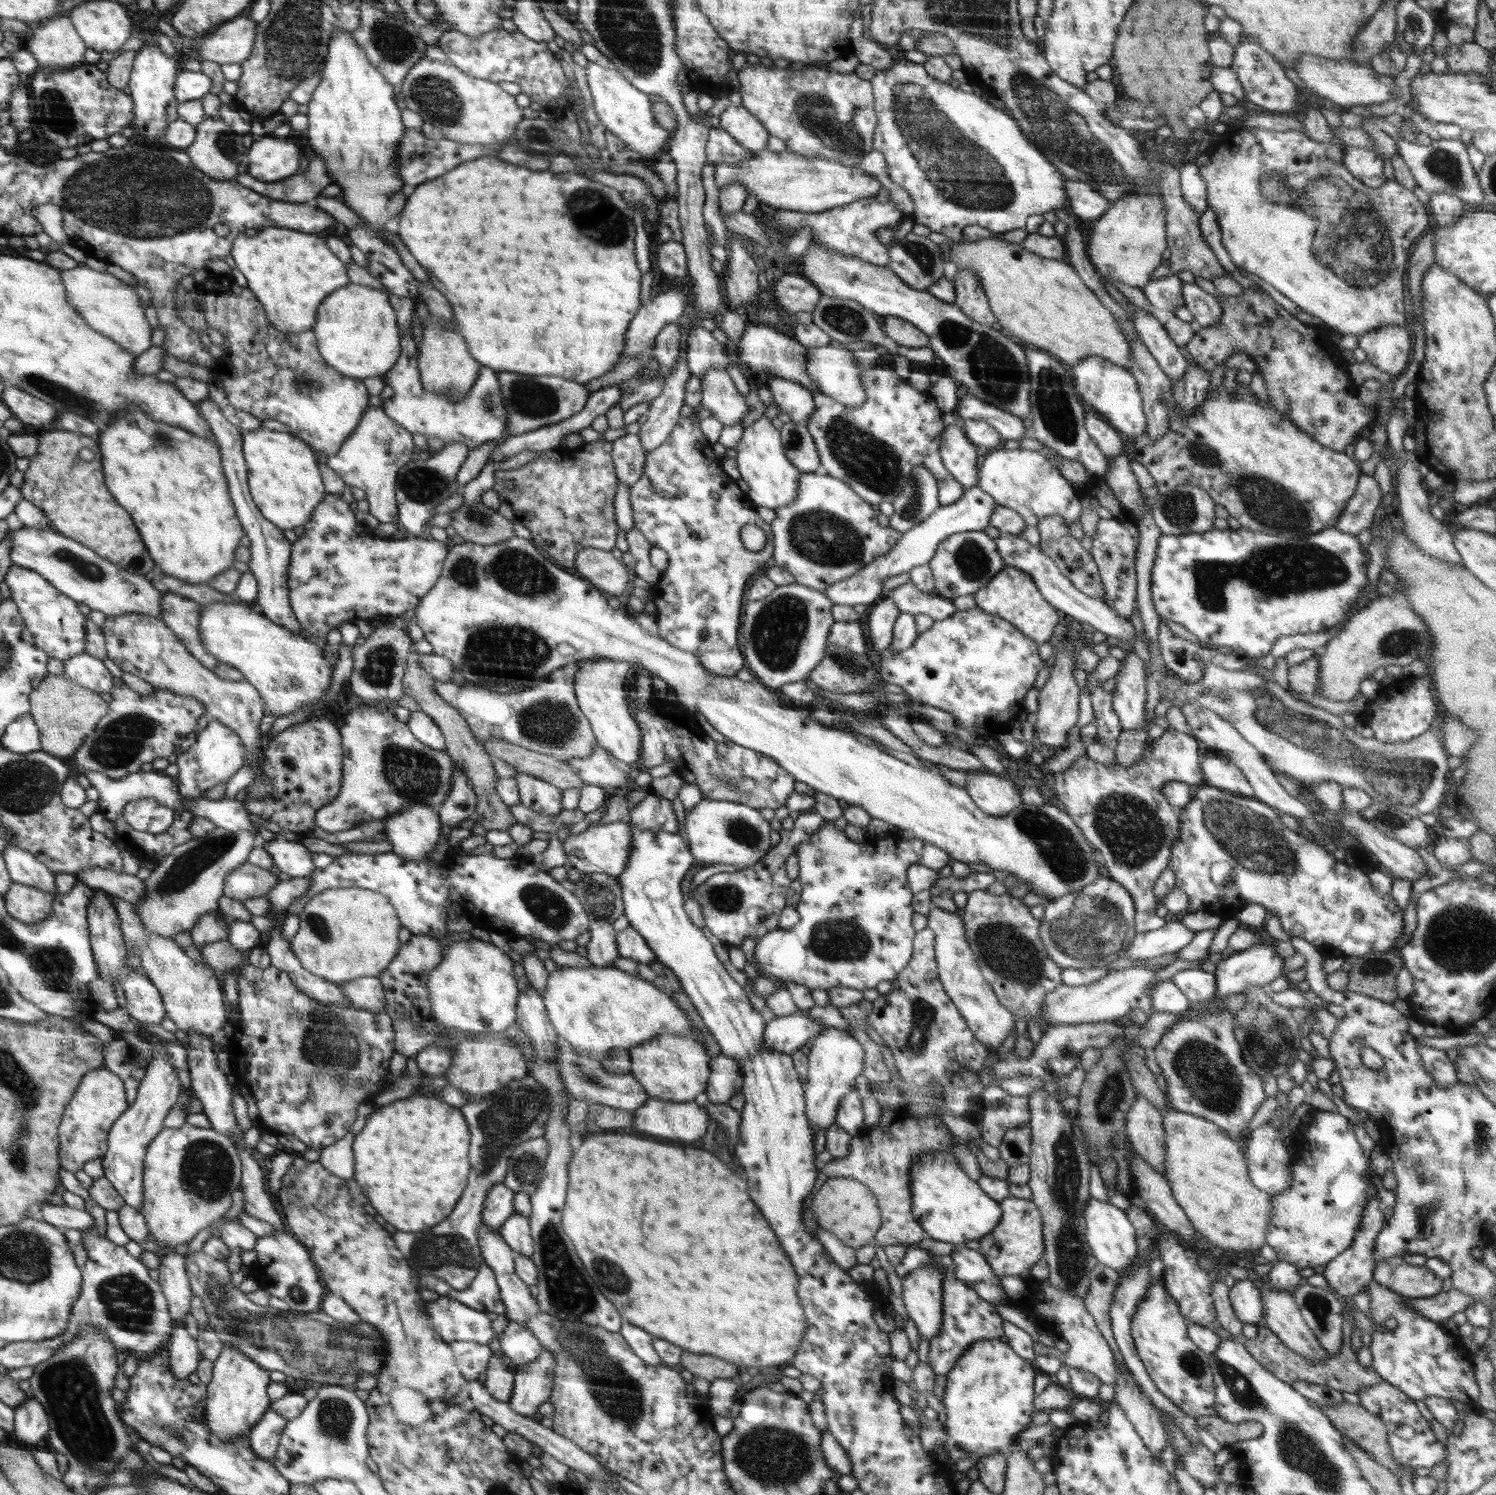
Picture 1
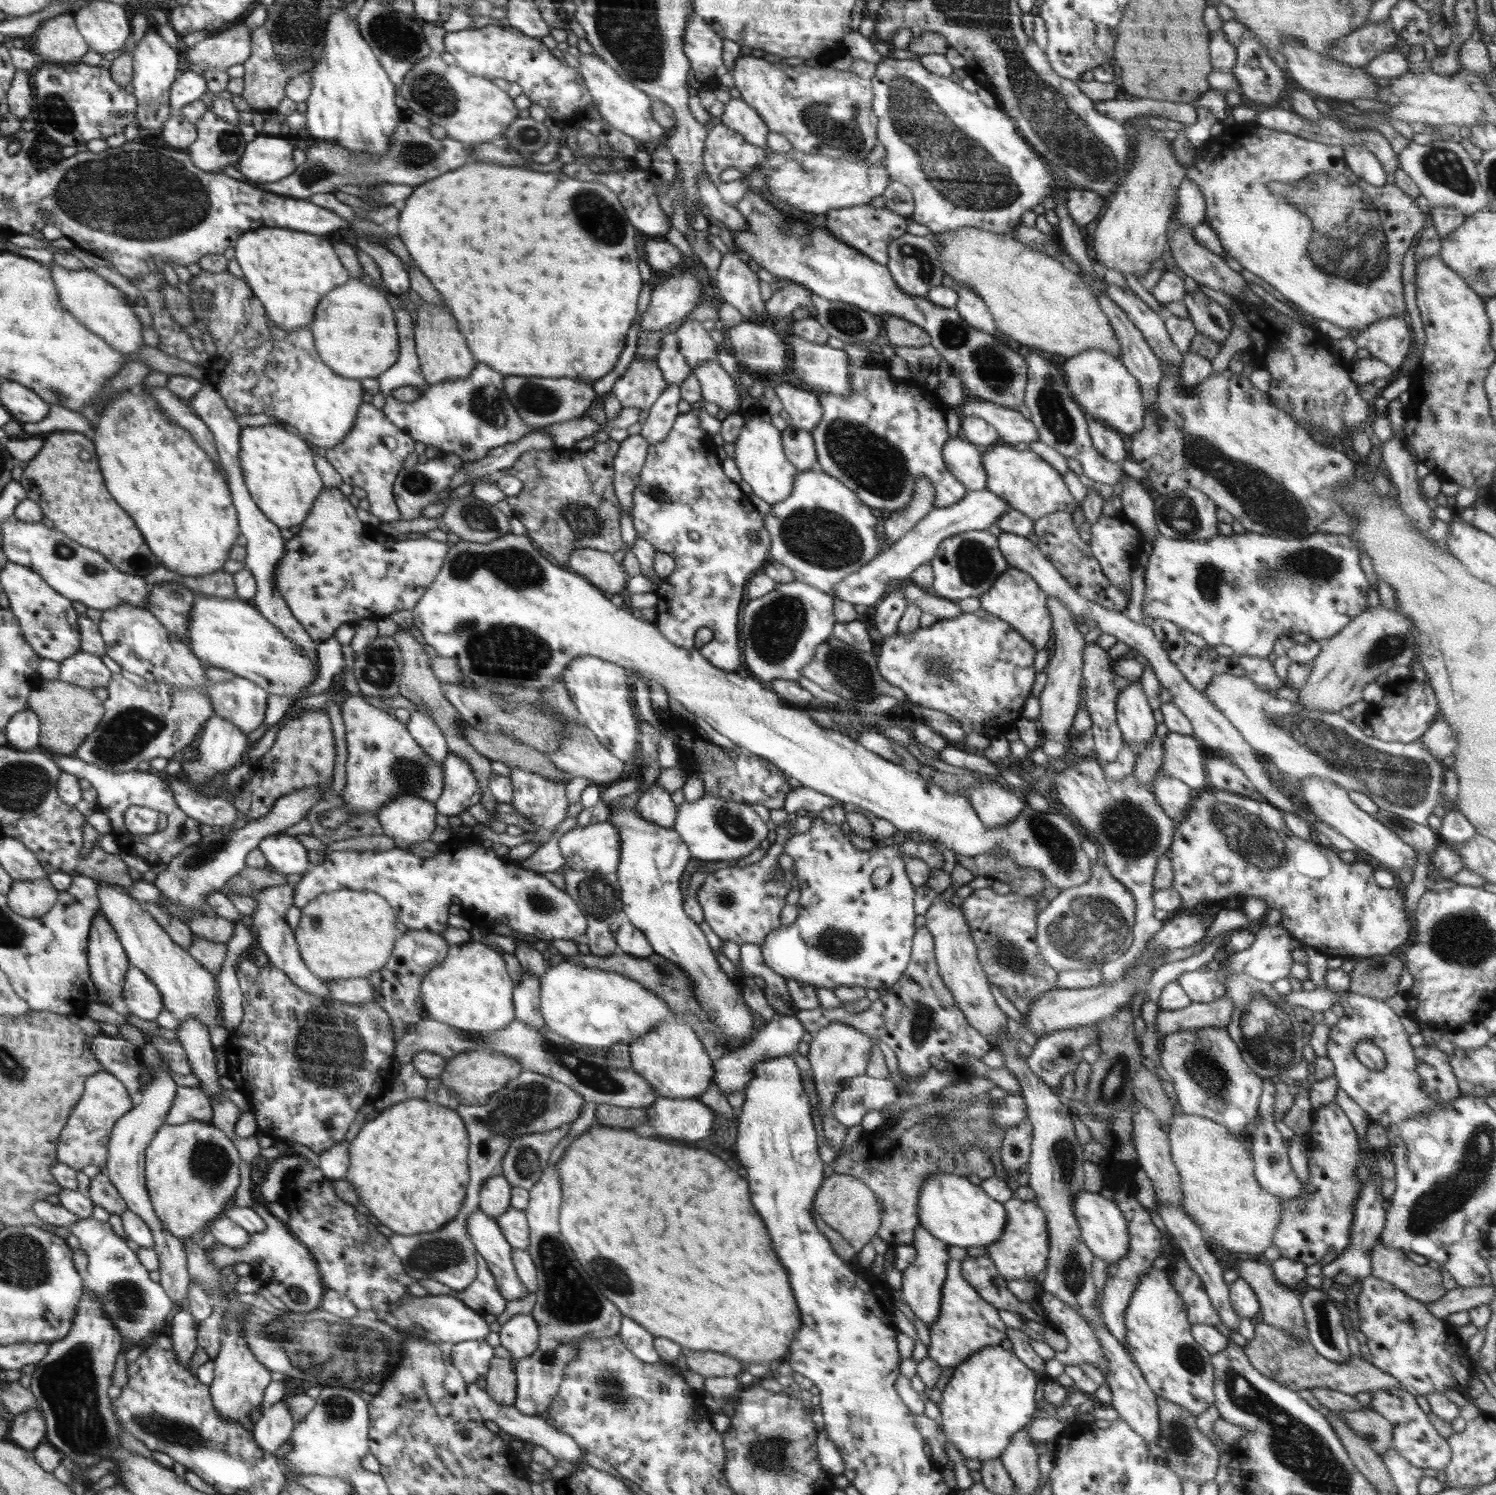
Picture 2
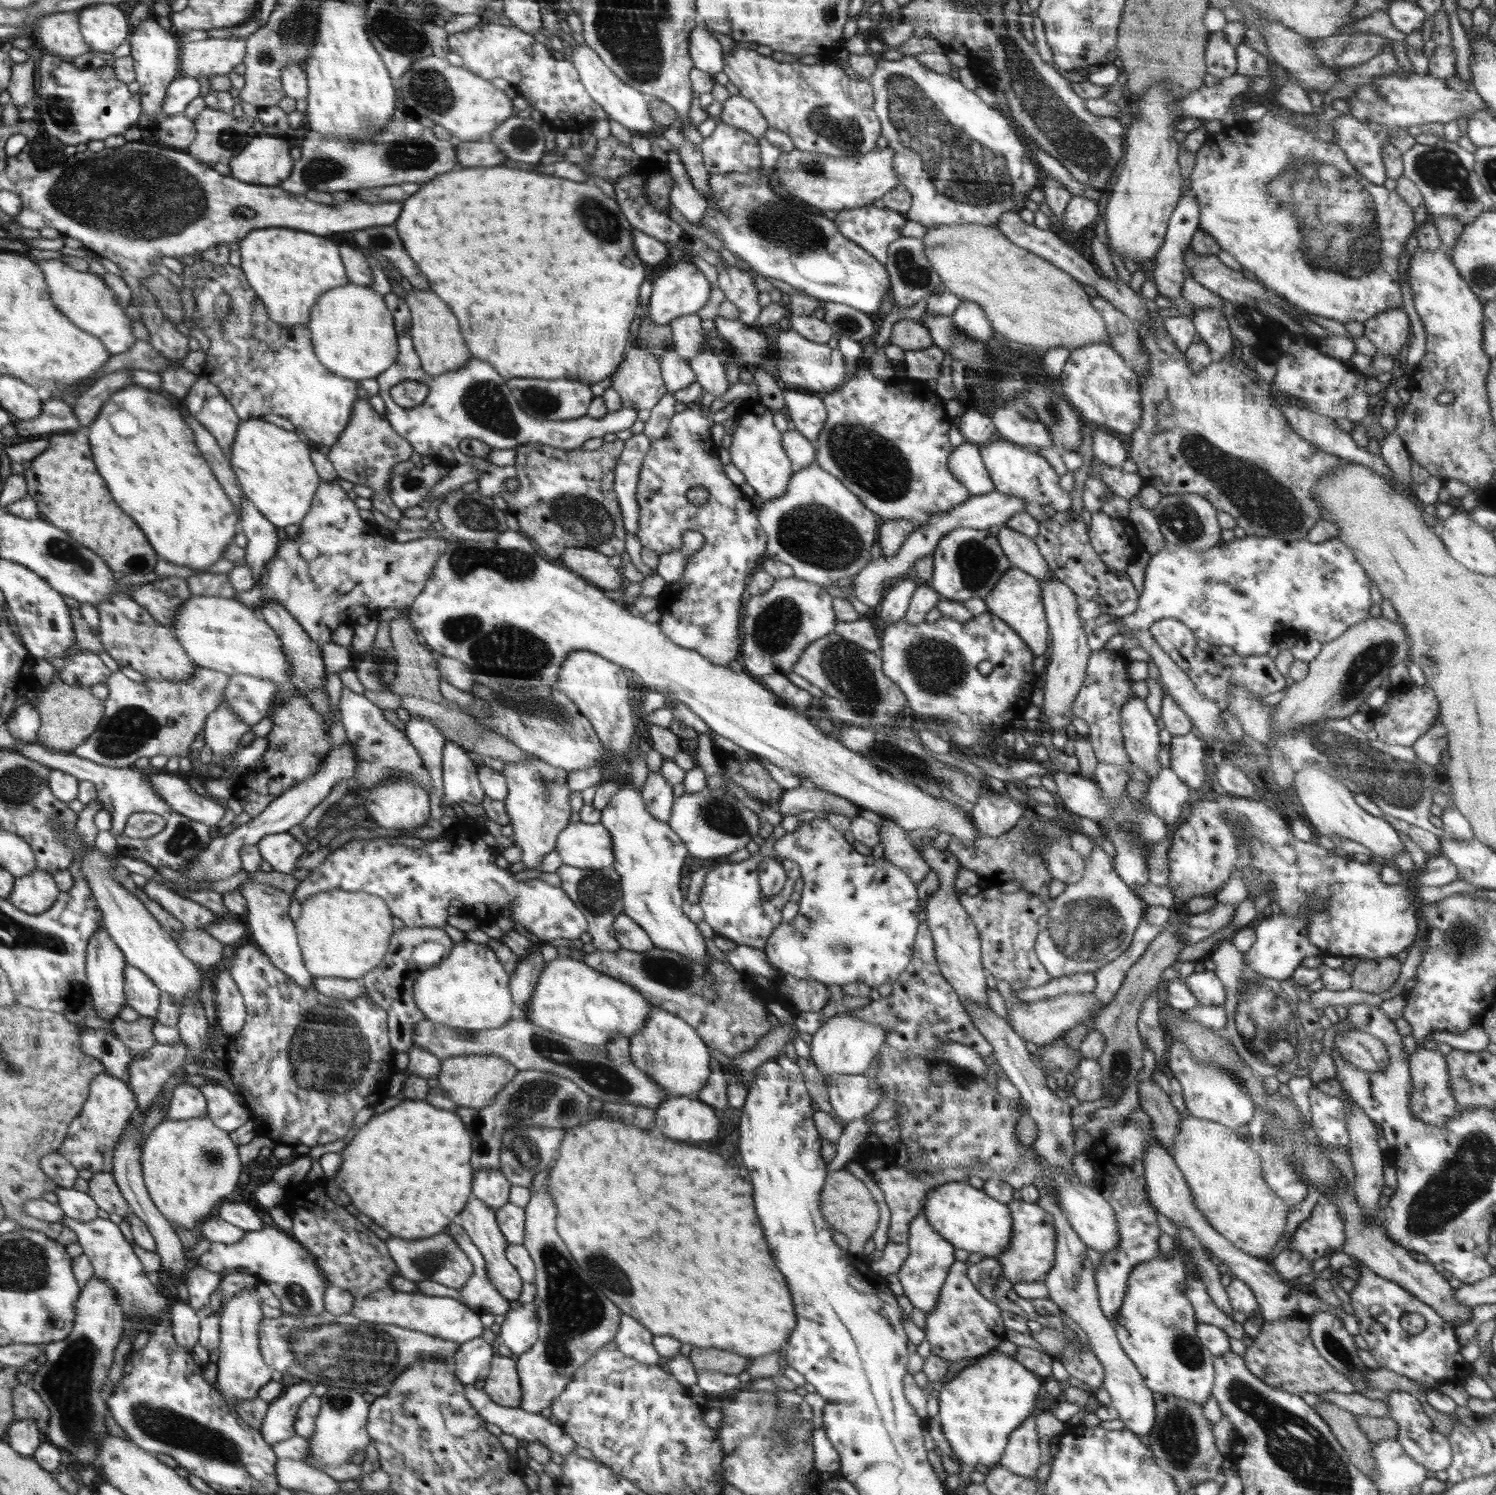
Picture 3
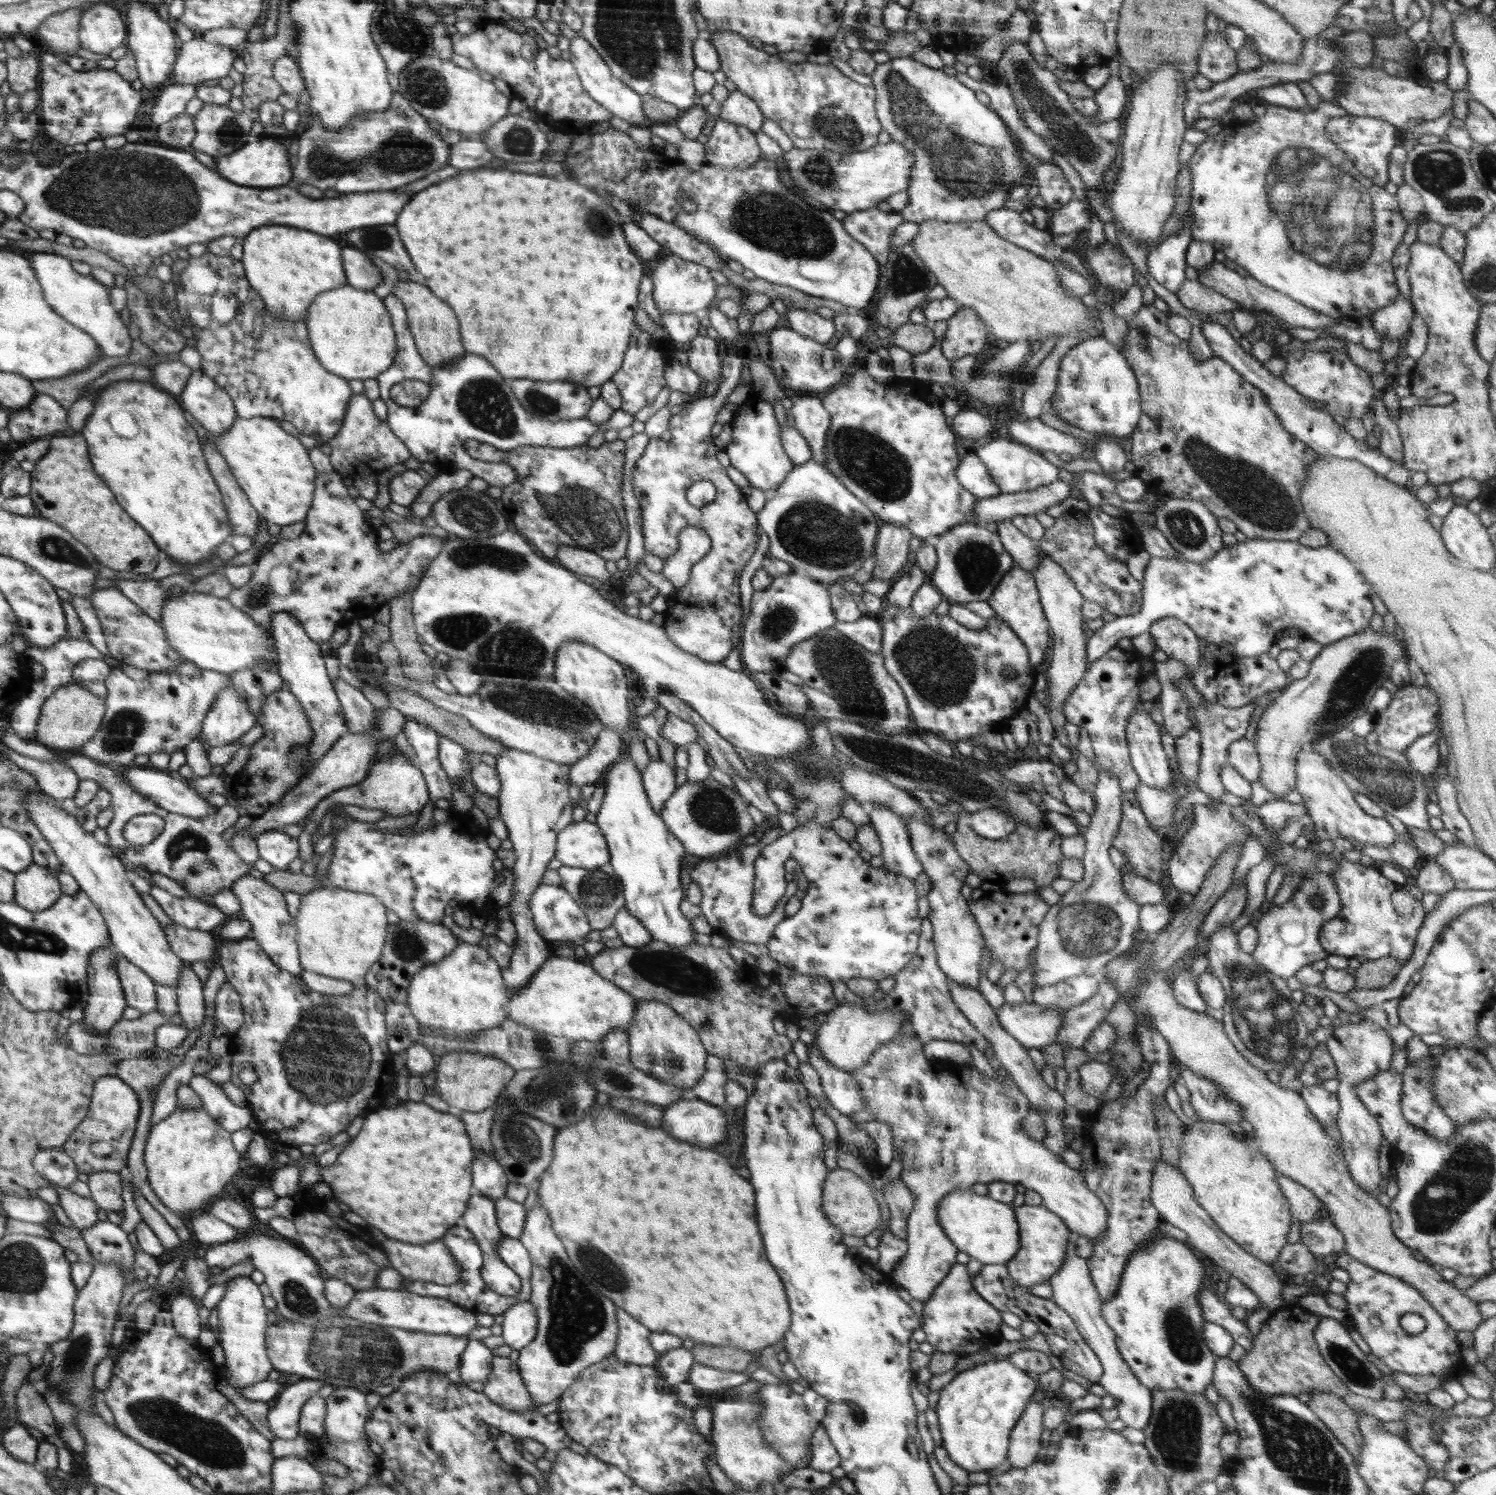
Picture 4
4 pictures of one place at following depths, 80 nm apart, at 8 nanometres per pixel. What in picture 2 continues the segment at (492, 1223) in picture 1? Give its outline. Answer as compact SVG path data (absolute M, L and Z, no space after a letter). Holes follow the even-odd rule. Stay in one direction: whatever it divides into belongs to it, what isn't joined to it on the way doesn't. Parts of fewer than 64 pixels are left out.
M504 1175L493 1176L480 1189L480 1209L496 1219L511 1207L511 1184Z

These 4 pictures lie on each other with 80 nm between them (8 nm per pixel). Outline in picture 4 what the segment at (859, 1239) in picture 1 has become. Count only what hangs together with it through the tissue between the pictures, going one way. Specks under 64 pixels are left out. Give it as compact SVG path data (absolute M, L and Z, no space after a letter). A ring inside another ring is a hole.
M846 1169L830 1170L825 1178L822 1193L822 1208L827 1219L849 1236L865 1238L879 1226L880 1209L870 1185Z

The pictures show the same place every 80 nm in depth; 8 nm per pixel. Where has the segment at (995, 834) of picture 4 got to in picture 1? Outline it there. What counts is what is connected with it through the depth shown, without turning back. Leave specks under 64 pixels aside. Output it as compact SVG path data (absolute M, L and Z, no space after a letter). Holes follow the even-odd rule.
M988 771L967 772L965 789L976 806L989 815L1006 815L1023 803L1015 784Z

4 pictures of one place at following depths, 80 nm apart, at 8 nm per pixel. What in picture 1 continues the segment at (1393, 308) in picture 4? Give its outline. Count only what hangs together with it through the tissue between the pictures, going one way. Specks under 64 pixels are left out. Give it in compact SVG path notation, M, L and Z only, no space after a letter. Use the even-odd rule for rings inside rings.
M1381 326L1359 335L1359 347L1366 352L1366 360L1396 379L1407 368L1412 340L1405 326Z

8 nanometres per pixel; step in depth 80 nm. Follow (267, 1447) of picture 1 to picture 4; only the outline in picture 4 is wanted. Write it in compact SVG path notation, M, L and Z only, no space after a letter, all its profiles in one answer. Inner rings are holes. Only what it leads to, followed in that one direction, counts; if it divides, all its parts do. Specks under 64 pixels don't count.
M302 1378L277 1396L267 1414L268 1426L276 1438L294 1440L300 1435L302 1405L314 1394L318 1394L324 1384L320 1380Z

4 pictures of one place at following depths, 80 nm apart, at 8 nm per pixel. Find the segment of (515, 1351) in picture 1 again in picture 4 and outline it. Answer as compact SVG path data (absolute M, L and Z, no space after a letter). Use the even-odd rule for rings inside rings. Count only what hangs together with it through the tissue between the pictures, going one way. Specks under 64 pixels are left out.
M530 1302L513 1304L503 1315L502 1338L513 1350L522 1350L534 1340L538 1317L535 1306Z

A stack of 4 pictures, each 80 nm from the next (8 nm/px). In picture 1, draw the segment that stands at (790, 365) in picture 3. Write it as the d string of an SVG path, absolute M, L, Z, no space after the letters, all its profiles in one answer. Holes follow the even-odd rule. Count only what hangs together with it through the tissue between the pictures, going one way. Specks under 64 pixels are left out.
M819 346L808 348L805 358L807 360L807 373L816 383L818 392L831 396L836 402L844 406L862 406L865 401L865 390L861 380L861 370L858 368L855 356L850 350L840 346Z

